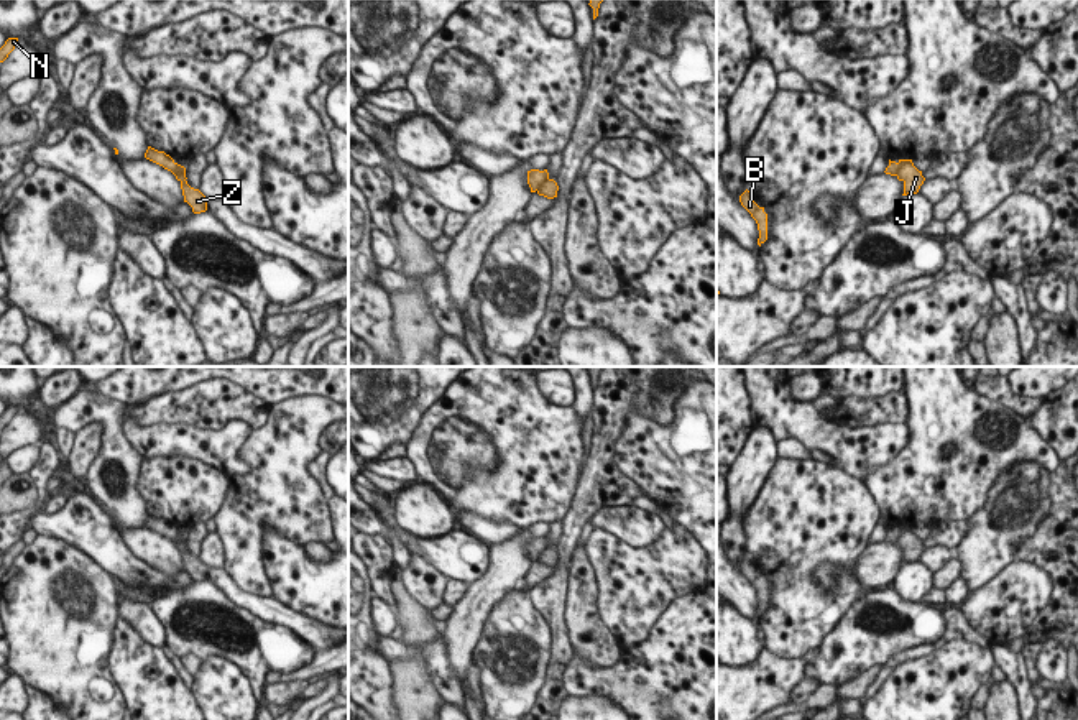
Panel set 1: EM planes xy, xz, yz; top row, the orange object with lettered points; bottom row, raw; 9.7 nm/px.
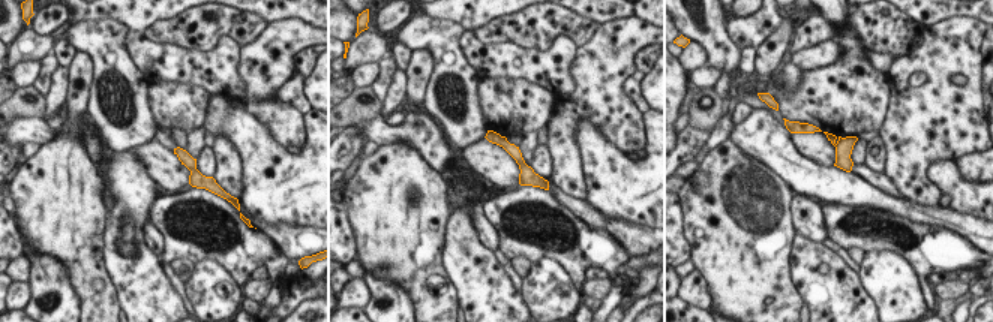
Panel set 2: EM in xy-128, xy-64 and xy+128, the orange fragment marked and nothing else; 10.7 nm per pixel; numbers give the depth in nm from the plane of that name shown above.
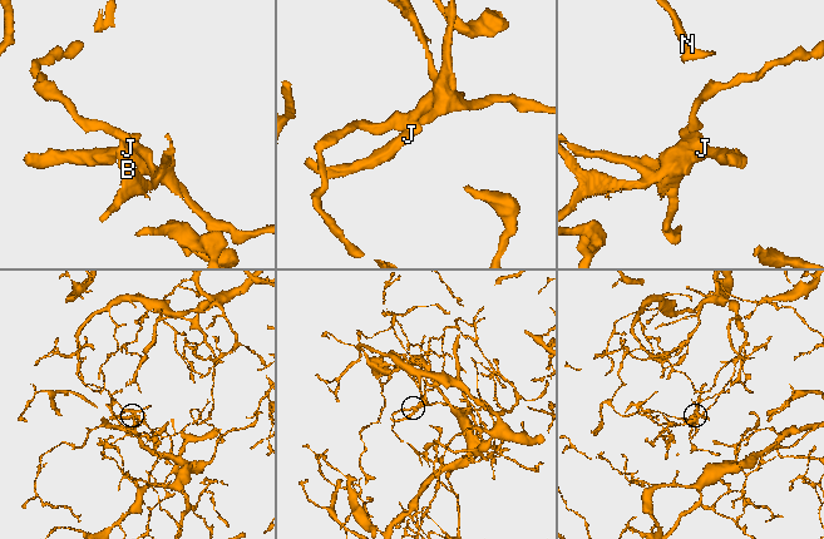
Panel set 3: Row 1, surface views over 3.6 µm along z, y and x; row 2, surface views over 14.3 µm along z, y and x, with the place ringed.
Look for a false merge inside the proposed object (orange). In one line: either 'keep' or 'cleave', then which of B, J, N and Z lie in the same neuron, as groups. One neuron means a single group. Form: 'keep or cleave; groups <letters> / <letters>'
cleave; groups B N / J Z

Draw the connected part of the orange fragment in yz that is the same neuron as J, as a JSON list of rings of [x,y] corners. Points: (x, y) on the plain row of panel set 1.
[[[902,528],[897,533],[897,547],[904,551],[904,562],[917,562],[920,554],[924,552],[925,546],[922,544],[922,539],[919,539],[912,528]]]

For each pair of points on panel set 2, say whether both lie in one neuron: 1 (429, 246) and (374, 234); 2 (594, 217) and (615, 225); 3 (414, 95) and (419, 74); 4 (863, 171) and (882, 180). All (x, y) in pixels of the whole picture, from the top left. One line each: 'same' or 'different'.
1: same
2: same
3: same
4: same

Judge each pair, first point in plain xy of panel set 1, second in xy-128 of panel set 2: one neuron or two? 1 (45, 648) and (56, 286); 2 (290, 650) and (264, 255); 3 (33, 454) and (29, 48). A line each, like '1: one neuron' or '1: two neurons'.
1: two neurons
2: one neuron
3: two neurons

